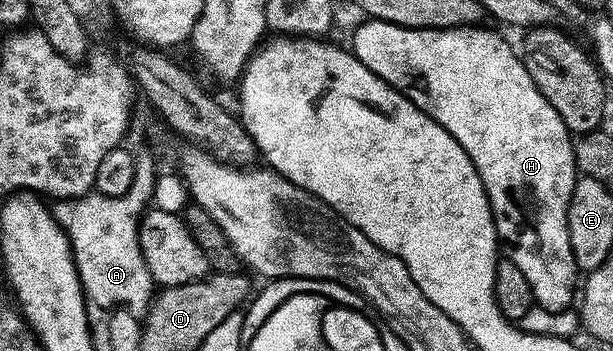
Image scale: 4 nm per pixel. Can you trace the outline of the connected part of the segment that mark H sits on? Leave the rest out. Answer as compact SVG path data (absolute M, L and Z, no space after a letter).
M369 17L361 21L354 31L354 55L376 77L395 87L460 141L472 165L476 165L486 196L490 198L501 254L528 277L537 306L557 312L567 310L576 299L576 268L572 241L568 241L568 201L576 178L575 140L564 121L560 121L560 113L536 89L522 64L521 54L510 48L504 36L489 31L486 25L431 31L428 27L401 27Z

